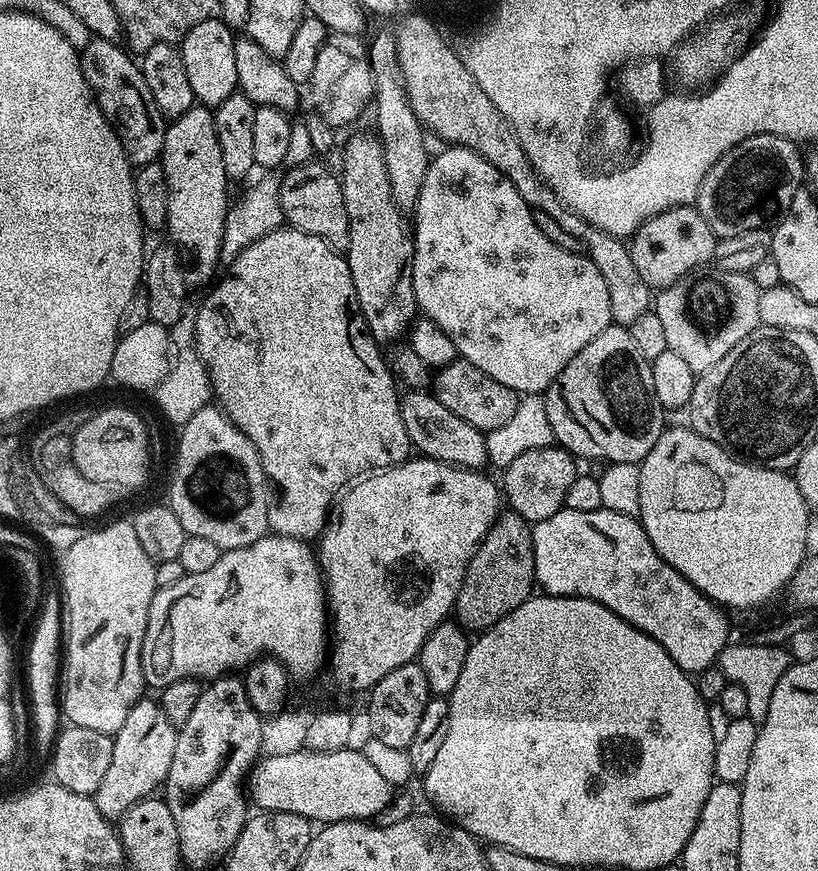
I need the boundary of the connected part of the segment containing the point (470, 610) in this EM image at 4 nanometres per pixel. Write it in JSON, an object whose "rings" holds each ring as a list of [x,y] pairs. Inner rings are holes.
{"rings":[[[501,511],[476,547],[476,553],[470,558],[464,572],[464,581],[454,609],[455,619],[461,628],[479,634],[522,606],[522,602],[533,595],[535,584],[532,524],[522,519],[517,512]]]}

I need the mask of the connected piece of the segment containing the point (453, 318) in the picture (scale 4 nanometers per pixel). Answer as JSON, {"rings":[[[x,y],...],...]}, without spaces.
{"rings":[[[459,146],[445,147],[445,152],[440,152],[431,157],[428,161],[426,178],[422,178],[422,190],[418,194],[418,202],[414,209],[416,224],[414,220],[414,258],[412,259],[412,289],[416,295],[416,307],[427,319],[432,320],[454,342],[459,359],[469,360],[482,374],[490,374],[494,382],[502,382],[510,390],[517,394],[544,394],[548,387],[555,382],[558,374],[569,362],[575,358],[580,351],[602,334],[609,324],[613,323],[610,314],[610,294],[606,291],[606,282],[602,274],[598,274],[598,266],[589,260],[587,255],[580,252],[562,250],[538,226],[532,217],[533,209],[529,208],[526,202],[522,202],[522,194],[514,190],[514,182],[502,170],[498,170],[486,158],[482,158],[474,150]]]}

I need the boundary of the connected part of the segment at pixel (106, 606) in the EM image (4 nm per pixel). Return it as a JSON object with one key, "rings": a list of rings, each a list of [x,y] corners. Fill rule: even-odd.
{"rings":[[[127,519],[120,520],[117,524],[108,524],[105,528],[100,528],[97,532],[88,530],[84,538],[79,539],[70,546],[67,552],[63,553],[60,564],[60,586],[63,605],[63,637],[62,637],[62,716],[67,723],[74,728],[85,728],[86,730],[98,730],[102,734],[112,736],[118,730],[122,730],[122,722],[126,722],[126,714],[145,695],[146,685],[142,674],[142,642],[144,641],[144,631],[148,621],[148,611],[150,602],[154,598],[158,581],[156,581],[157,565],[146,556],[142,550],[141,543],[134,532],[134,526]]]}

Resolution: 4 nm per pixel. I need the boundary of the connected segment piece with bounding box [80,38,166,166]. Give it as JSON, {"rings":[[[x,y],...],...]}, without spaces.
{"rings":[[[94,38],[80,52],[80,65],[86,82],[92,87],[98,106],[112,124],[133,165],[154,164],[164,150],[164,115],[154,103],[154,94],[146,86],[139,63],[115,40]]]}

